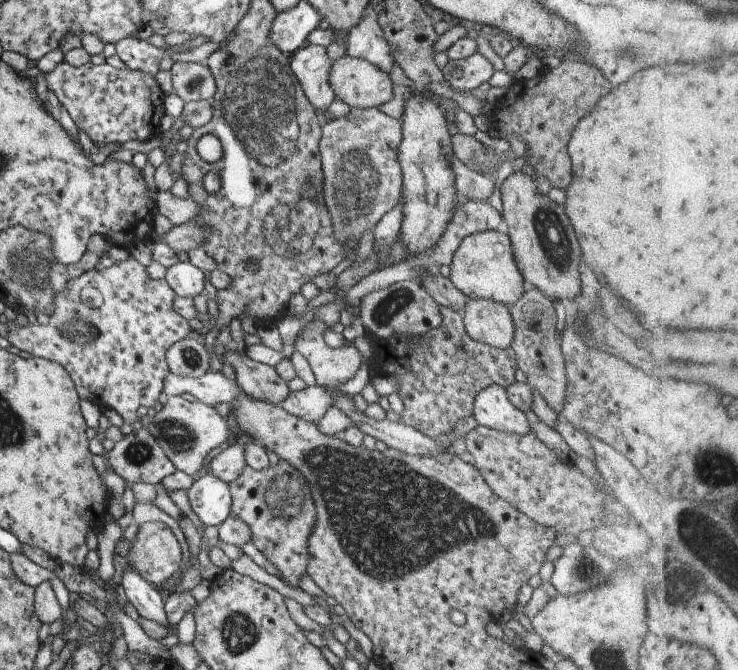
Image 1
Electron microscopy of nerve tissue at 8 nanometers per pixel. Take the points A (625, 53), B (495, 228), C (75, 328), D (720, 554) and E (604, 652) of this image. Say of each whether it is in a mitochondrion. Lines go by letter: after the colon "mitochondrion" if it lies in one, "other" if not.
A: mitochondrion
B: other
C: mitochondrion
D: mitochondrion
E: mitochondrion

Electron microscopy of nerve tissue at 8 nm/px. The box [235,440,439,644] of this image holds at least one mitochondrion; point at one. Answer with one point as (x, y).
(281, 501)

